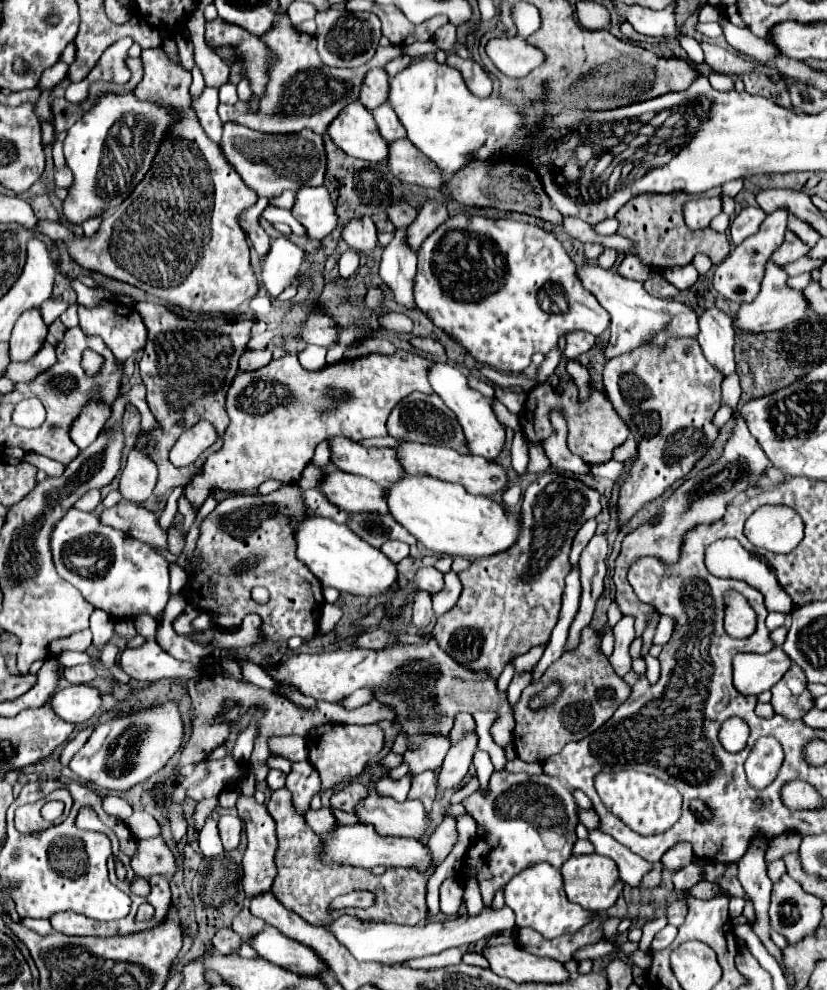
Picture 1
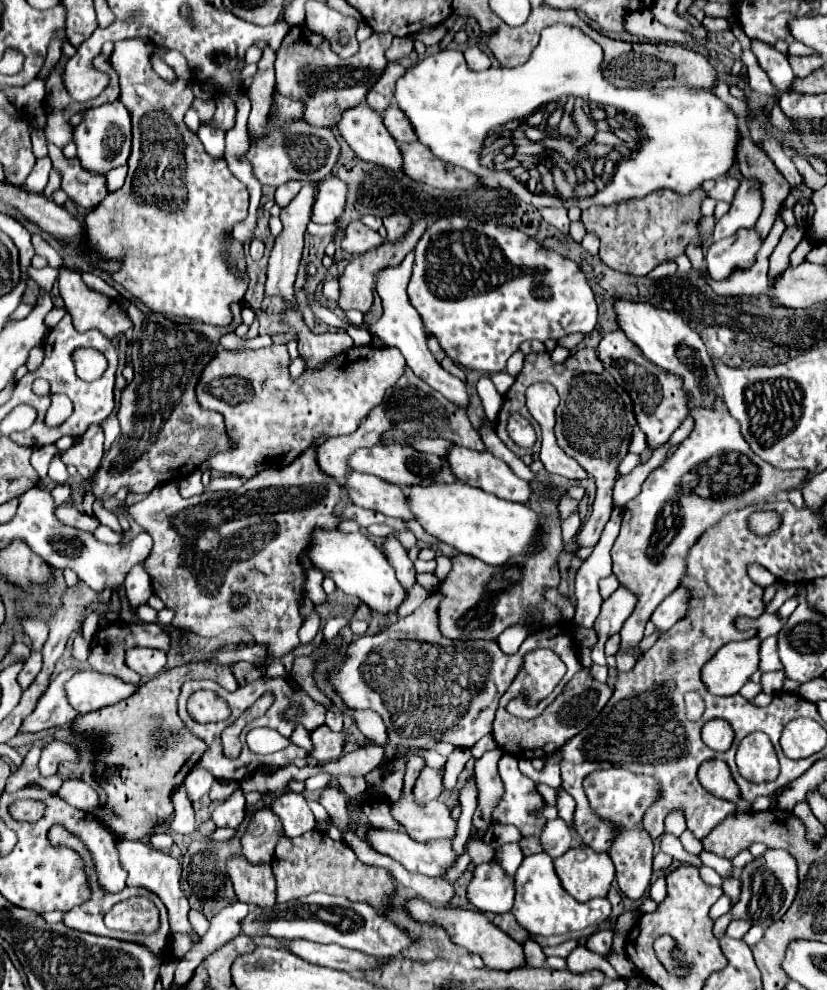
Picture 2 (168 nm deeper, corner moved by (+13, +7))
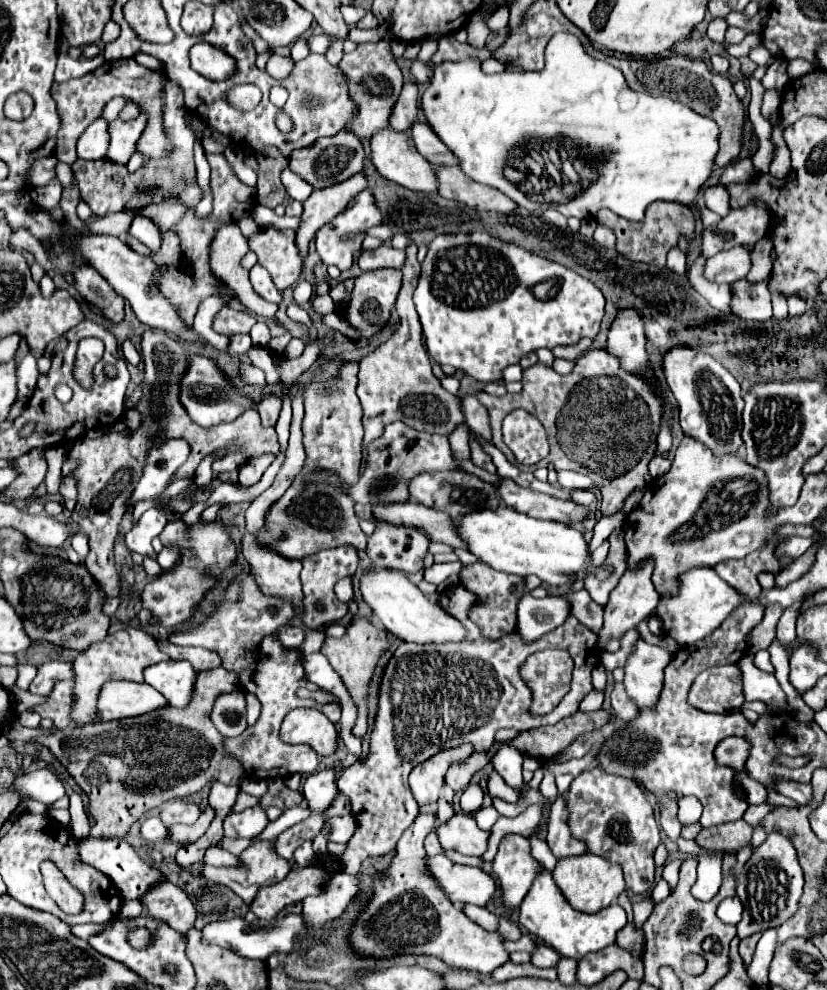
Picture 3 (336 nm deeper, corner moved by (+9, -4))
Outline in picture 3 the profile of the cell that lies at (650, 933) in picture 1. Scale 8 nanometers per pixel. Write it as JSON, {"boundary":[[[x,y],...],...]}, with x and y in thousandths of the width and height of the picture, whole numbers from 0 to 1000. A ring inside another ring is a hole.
{"boundary":[[[813,870],[803,876],[803,882],[800,882],[800,888],[808,892],[810,896],[810,902],[817,898],[817,892],[820,892],[820,876],[825,874],[825,870]]]}

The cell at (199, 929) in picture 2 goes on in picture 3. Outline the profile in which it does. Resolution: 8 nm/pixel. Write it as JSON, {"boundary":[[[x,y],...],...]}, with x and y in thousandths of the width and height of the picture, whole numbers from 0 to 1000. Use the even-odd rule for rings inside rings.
{"boundary":[[[193,892],[189,898],[181,898],[172,910],[179,918],[181,926],[196,928],[218,942],[225,942],[235,936],[237,918],[225,902],[210,892]]]}

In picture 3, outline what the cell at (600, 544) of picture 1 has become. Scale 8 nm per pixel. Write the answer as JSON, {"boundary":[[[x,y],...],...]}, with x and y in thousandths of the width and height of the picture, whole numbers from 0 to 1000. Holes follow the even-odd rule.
{"boundary":[[[713,353],[704,361],[699,361],[696,371],[689,379],[675,379],[667,371],[658,367],[648,367],[634,373],[631,383],[634,393],[626,399],[593,401],[588,397],[578,397],[578,405],[593,417],[595,429],[595,445],[612,460],[612,464],[631,476],[641,476],[636,471],[626,469],[620,458],[607,445],[605,429],[607,423],[622,413],[636,413],[658,429],[663,437],[665,458],[651,472],[660,472],[667,468],[672,476],[692,474],[716,482],[718,490],[728,498],[726,520],[735,522],[745,518],[755,506],[755,502],[767,492],[779,492],[786,486],[784,466],[791,462],[793,439],[798,435],[800,407],[788,397],[781,385],[764,377],[755,377],[747,365],[735,359],[730,353]]]}

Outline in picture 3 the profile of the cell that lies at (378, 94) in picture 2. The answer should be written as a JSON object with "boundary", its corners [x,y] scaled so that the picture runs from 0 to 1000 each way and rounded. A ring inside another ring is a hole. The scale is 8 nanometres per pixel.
{"boundary":[[[491,82],[479,106],[472,114],[472,128],[476,132],[491,132],[498,122],[503,122],[505,114],[505,88],[501,82]]]}

